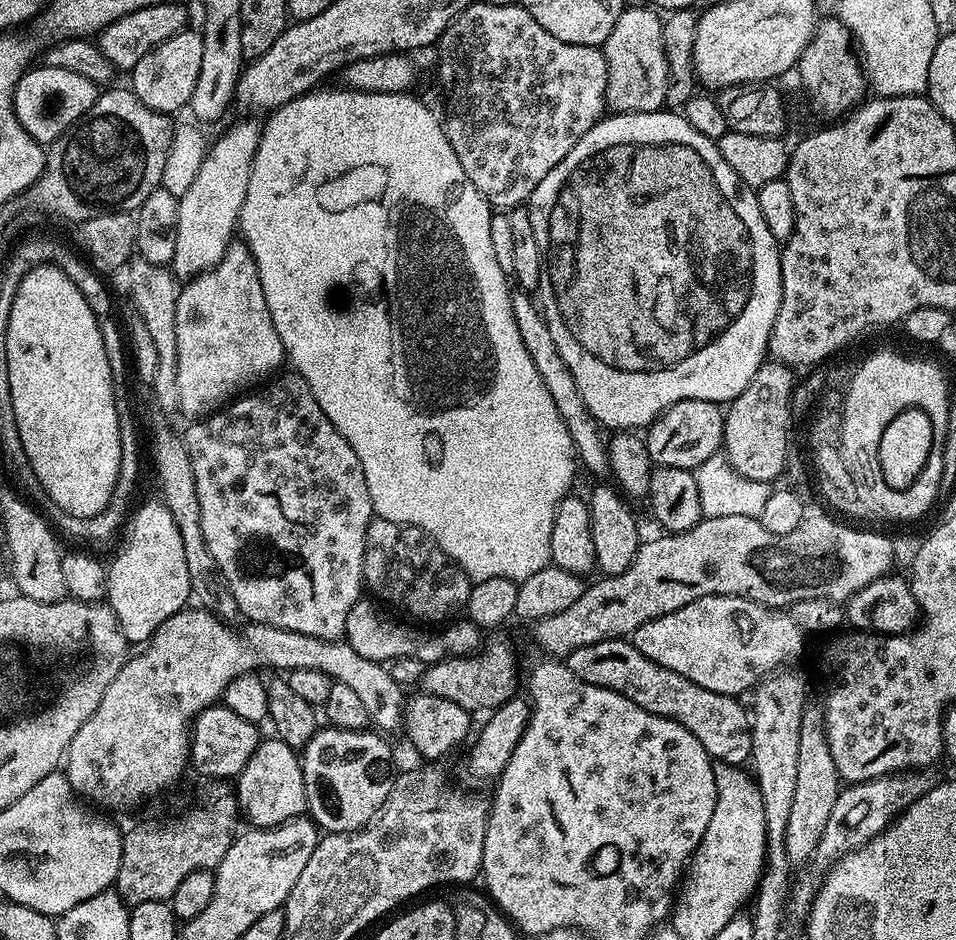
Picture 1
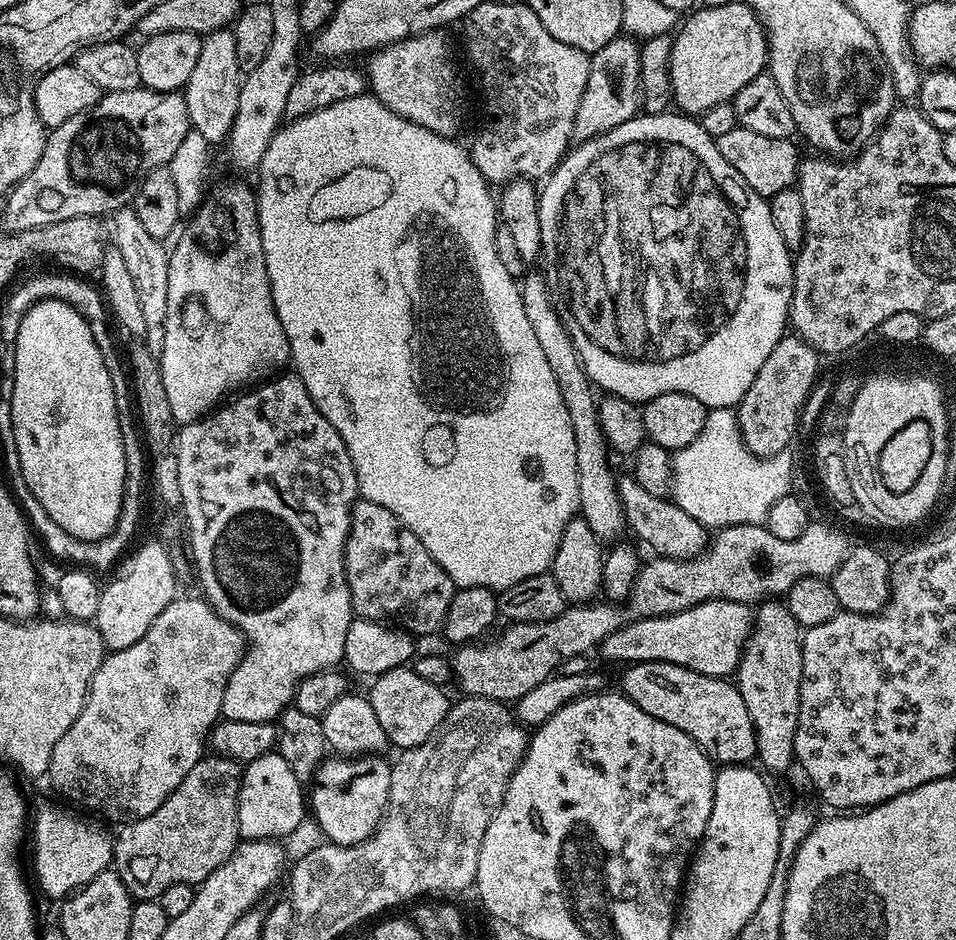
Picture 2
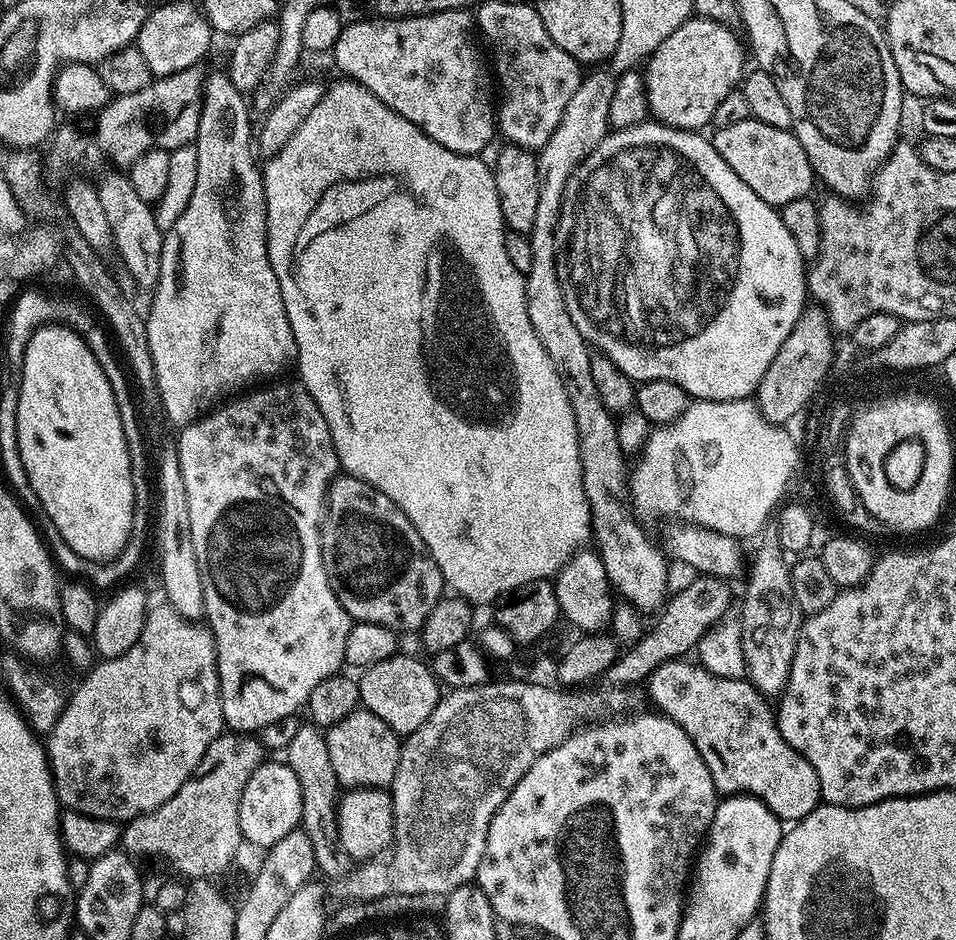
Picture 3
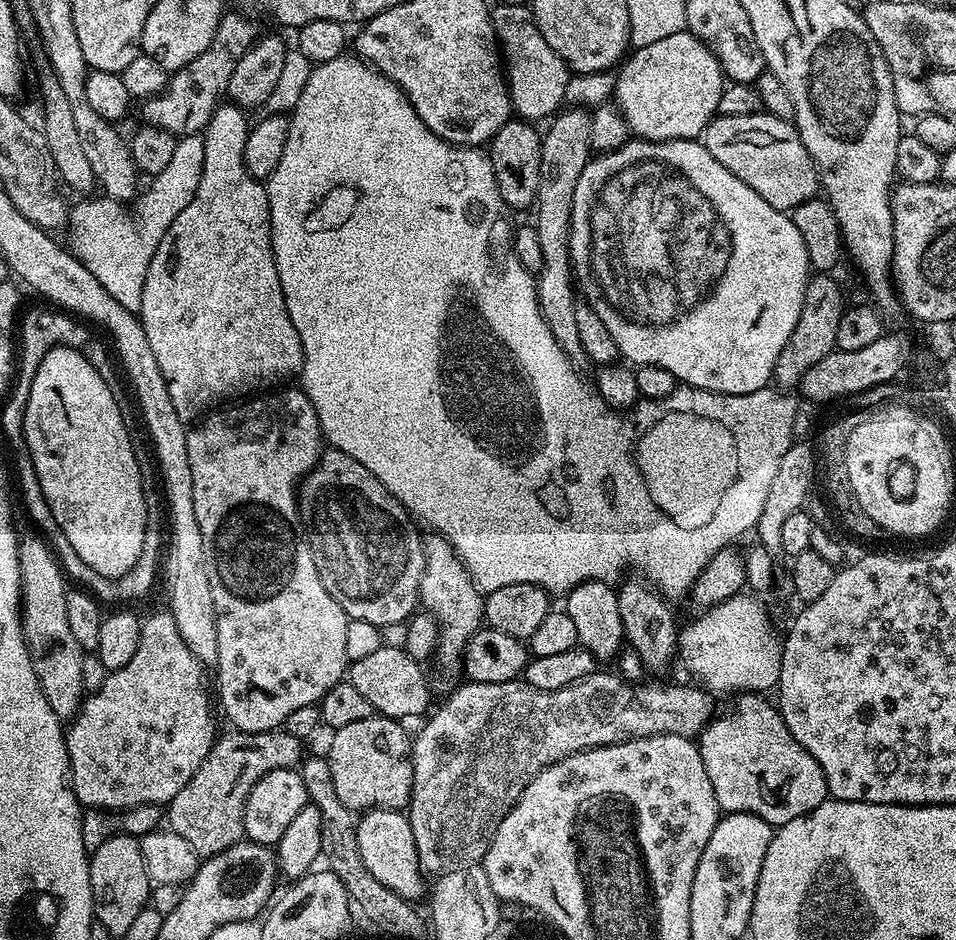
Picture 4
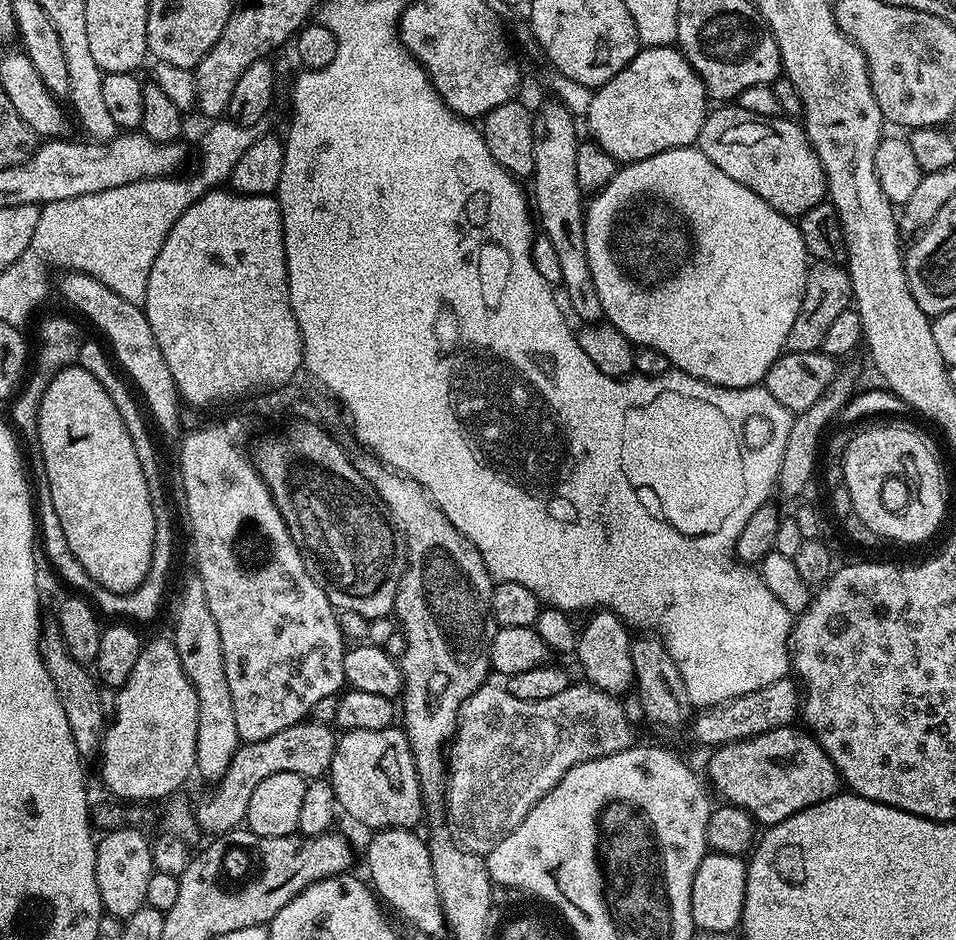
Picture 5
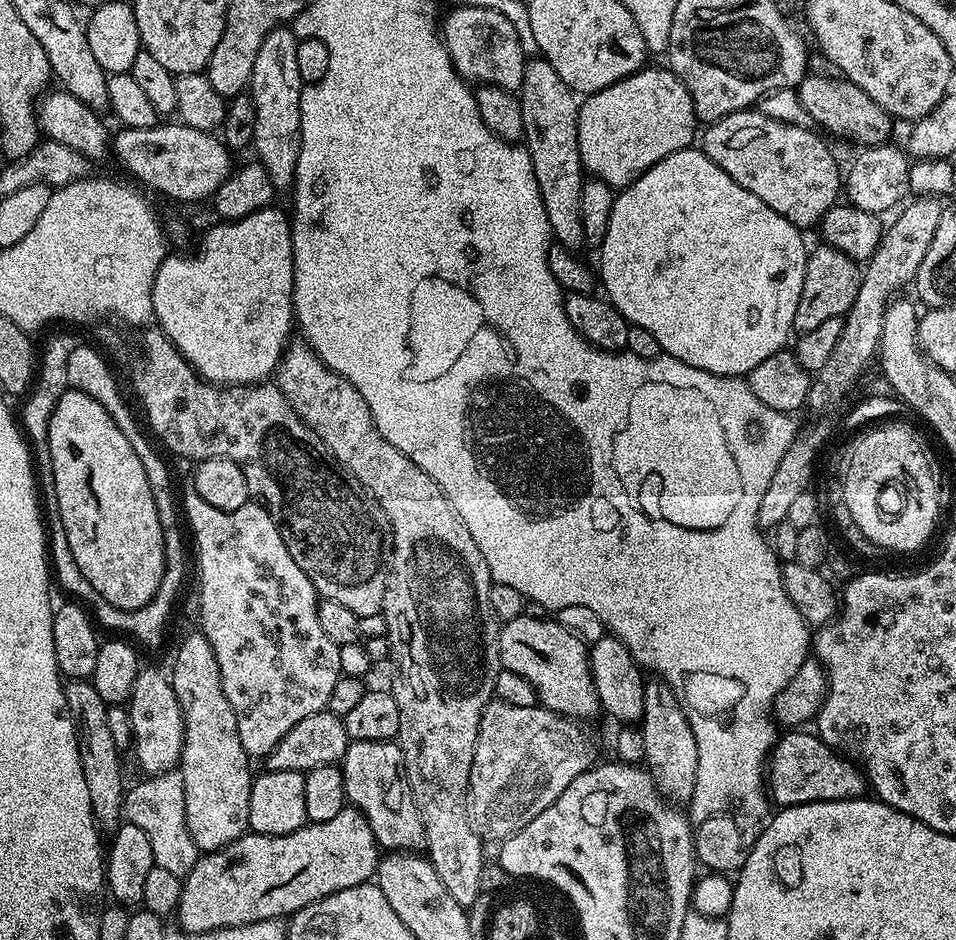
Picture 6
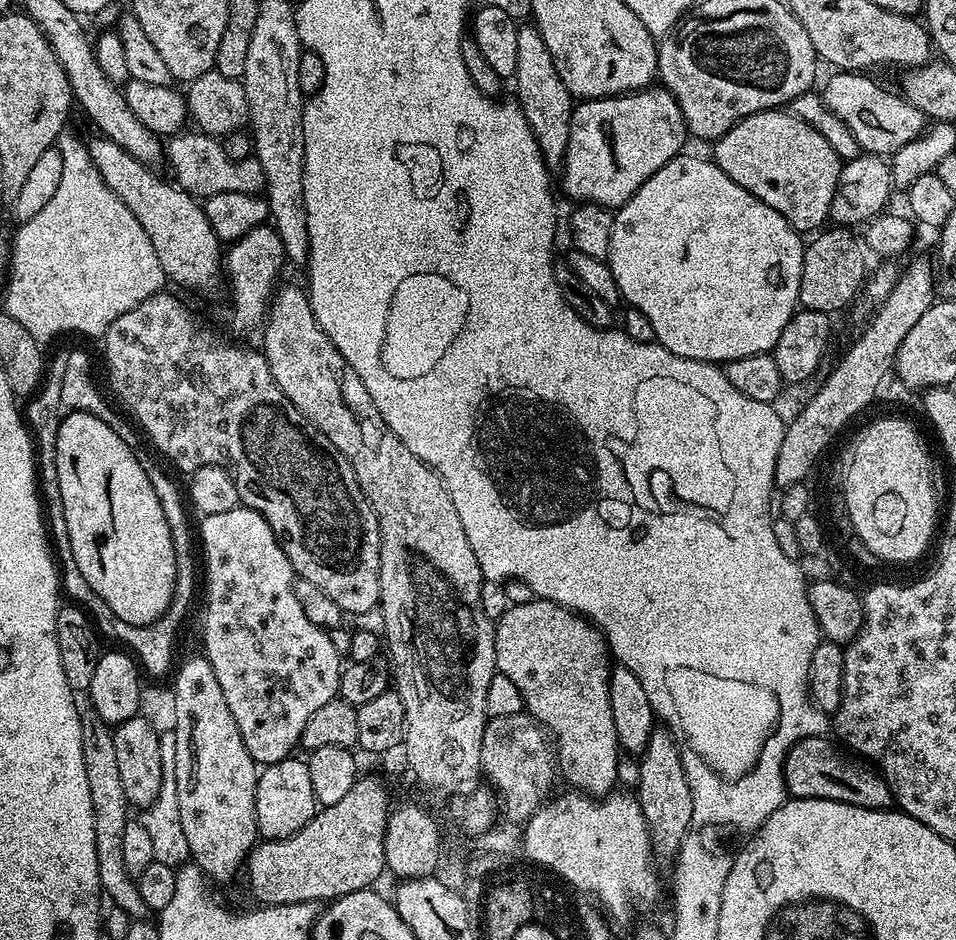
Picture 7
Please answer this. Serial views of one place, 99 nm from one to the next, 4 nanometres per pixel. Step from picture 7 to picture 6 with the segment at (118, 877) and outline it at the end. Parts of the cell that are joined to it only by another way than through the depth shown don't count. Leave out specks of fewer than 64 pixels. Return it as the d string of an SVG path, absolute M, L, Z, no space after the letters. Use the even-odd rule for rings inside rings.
M91 679L68 680L64 685L64 697L68 703L68 712L76 725L76 741L82 762L82 774L86 774L86 790L90 790L90 806L101 829L117 827L124 810L124 772L120 769L121 749L116 747L114 734L110 734L108 721L109 705L94 690Z

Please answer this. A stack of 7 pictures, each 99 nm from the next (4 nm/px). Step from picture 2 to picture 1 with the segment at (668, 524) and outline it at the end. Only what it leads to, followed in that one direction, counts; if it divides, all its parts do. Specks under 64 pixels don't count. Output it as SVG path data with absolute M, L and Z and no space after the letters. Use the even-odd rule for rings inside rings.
M523 290L513 291L512 305L514 320L518 322L518 332L522 334L522 342L526 342L526 352L533 359L538 374L542 374L542 382L546 382L546 388L554 398L554 406L558 406L558 414L562 422L566 422L566 430L570 430L577 461L582 465L583 471L585 468L590 475L597 476L597 481L607 481L610 469L605 433L594 418L594 414L590 414L586 402L582 402L582 394L578 394L578 385L574 383L574 374L570 374L566 362L562 362L562 354L558 354L558 346L554 346L554 337L550 334L550 326L546 326L543 311L538 307L537 301Z

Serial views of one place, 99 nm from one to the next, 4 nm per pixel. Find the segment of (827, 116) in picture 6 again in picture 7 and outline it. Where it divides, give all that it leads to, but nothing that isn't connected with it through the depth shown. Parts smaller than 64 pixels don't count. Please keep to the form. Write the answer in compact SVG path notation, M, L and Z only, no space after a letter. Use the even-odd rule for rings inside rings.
M837 71L836 76L828 80L828 85L822 88L822 99L824 105L846 126L850 126L850 134L858 142L860 148L868 154L874 156L891 157L892 153L902 150L906 142L914 142L924 133L926 127L926 117L918 106L914 106L910 101L905 100L903 95L887 92L880 84L875 84L868 74L859 72Z

